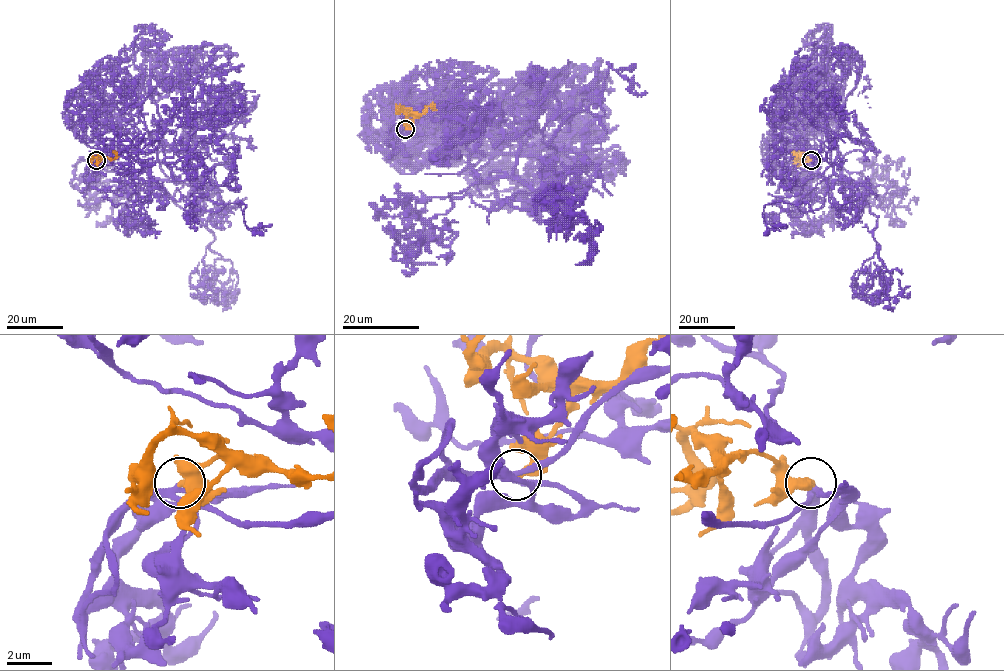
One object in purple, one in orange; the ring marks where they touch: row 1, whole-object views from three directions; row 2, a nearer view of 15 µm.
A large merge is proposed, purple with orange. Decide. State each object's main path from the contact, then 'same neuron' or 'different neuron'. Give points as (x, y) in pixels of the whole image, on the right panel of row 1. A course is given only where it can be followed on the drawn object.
purple runs (812, 159), (792, 162), (816, 161), (805, 134), (819, 121), (833, 167), (855, 55), (844, 76); orange runs (811, 159), (805, 156), (795, 159), (794, 151); same neuron

